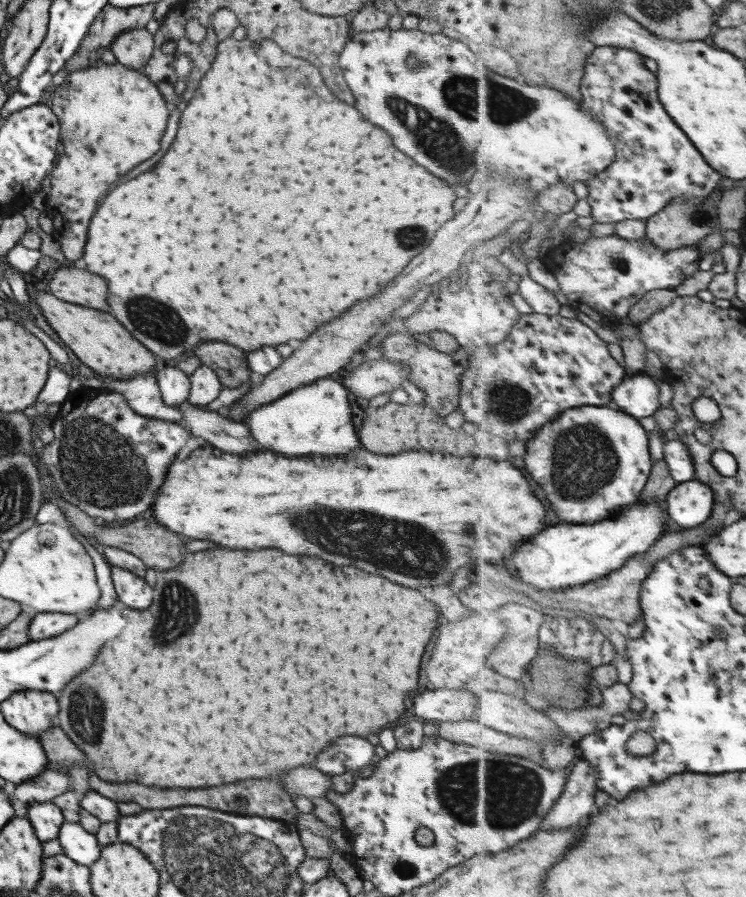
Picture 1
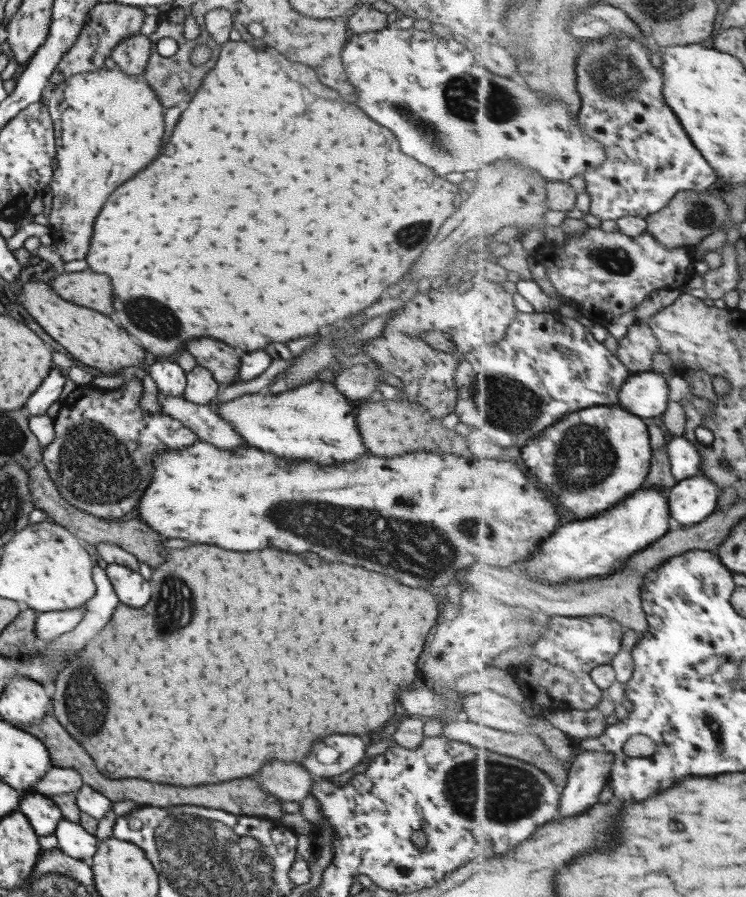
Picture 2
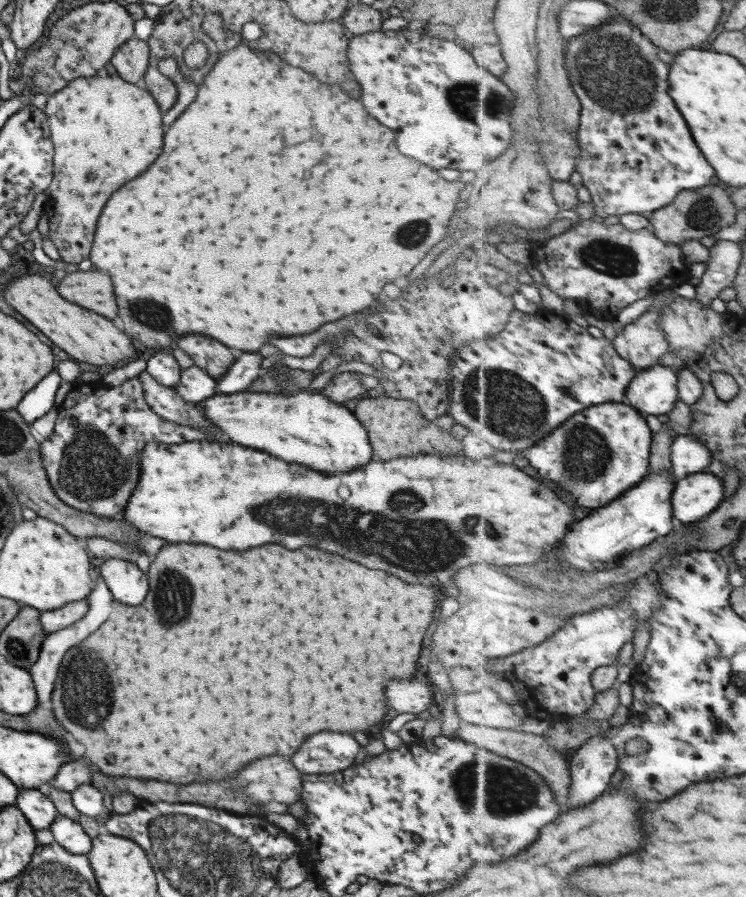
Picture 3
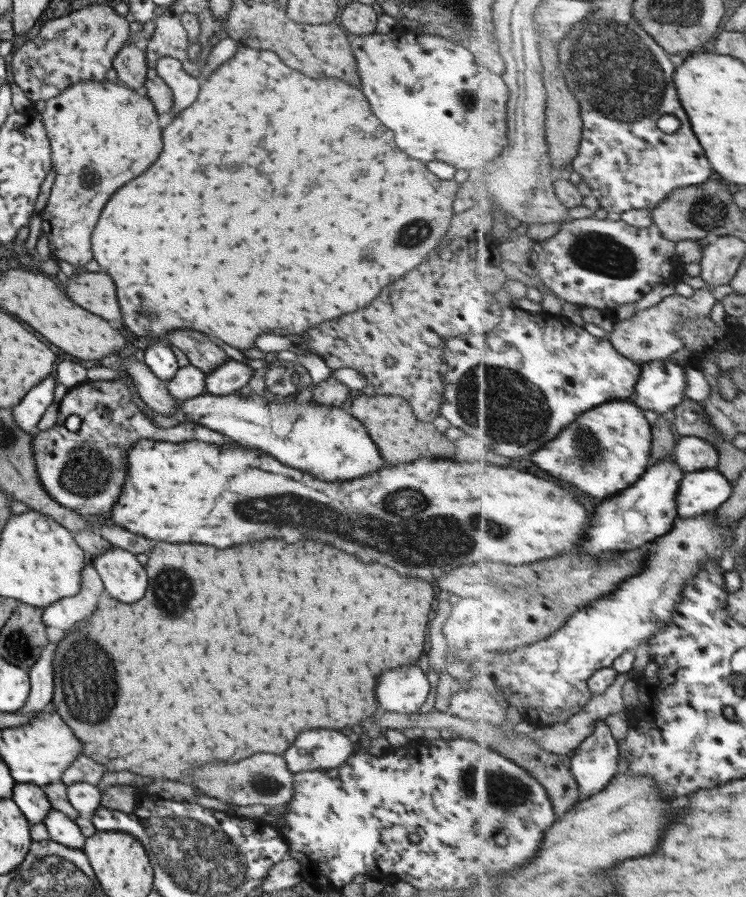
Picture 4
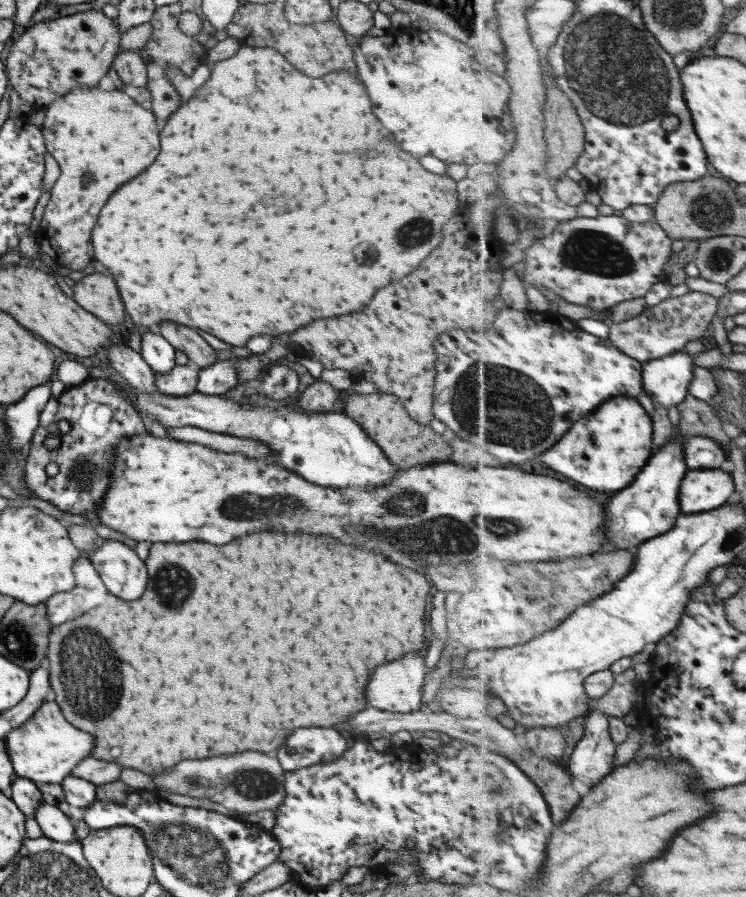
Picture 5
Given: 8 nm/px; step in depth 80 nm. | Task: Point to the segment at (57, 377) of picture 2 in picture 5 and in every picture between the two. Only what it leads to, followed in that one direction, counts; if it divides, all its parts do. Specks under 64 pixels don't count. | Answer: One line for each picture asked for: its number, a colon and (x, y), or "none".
3: (37, 402)
4: (27, 413)
5: (22, 418)

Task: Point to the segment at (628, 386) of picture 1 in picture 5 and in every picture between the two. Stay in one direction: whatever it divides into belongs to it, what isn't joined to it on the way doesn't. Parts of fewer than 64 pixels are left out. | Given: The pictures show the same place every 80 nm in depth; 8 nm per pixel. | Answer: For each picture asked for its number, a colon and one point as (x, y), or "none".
2: (647, 394)
3: (655, 391)
4: (663, 385)
5: (668, 379)

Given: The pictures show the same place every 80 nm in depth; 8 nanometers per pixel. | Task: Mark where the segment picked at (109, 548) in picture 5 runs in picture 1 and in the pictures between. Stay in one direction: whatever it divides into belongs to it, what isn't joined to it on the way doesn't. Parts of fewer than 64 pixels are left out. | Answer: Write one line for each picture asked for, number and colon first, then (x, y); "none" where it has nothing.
1: (134, 592)
2: (132, 589)
3: (128, 585)
4: (124, 578)

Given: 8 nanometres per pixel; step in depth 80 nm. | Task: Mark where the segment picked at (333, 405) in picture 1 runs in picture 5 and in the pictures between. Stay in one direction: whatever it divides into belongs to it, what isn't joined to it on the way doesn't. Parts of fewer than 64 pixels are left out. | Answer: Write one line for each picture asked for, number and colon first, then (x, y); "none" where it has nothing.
2: (313, 422)
3: (307, 428)
4: (325, 441)
5: (329, 448)

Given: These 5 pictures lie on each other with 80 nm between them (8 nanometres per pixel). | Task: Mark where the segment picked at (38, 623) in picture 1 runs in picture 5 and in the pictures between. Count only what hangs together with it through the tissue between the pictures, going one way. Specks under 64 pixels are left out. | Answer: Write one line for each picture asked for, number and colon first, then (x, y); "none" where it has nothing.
2: (50, 624)
3: (62, 618)
4: (65, 613)
5: (89, 592)

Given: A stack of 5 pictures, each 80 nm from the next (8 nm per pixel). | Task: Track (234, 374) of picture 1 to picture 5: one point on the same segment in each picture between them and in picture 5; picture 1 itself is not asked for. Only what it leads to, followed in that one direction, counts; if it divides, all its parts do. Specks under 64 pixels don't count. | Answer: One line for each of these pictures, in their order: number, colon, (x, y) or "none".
2: (221, 360)
3: (215, 358)
4: (203, 353)
5: (198, 351)

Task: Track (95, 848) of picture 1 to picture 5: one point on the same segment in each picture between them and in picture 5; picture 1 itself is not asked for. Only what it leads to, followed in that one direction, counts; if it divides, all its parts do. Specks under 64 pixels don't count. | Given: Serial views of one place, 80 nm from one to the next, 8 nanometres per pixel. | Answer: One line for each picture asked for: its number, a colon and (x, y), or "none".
2: (72, 838)
3: (68, 833)
4: (62, 829)
5: (56, 825)

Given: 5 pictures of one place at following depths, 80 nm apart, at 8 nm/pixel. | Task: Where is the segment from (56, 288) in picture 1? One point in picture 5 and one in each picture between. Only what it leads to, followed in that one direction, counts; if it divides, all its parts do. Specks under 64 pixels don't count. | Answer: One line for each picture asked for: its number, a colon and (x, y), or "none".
2: (87, 289)
3: (93, 290)
4: (95, 292)
5: (96, 293)

